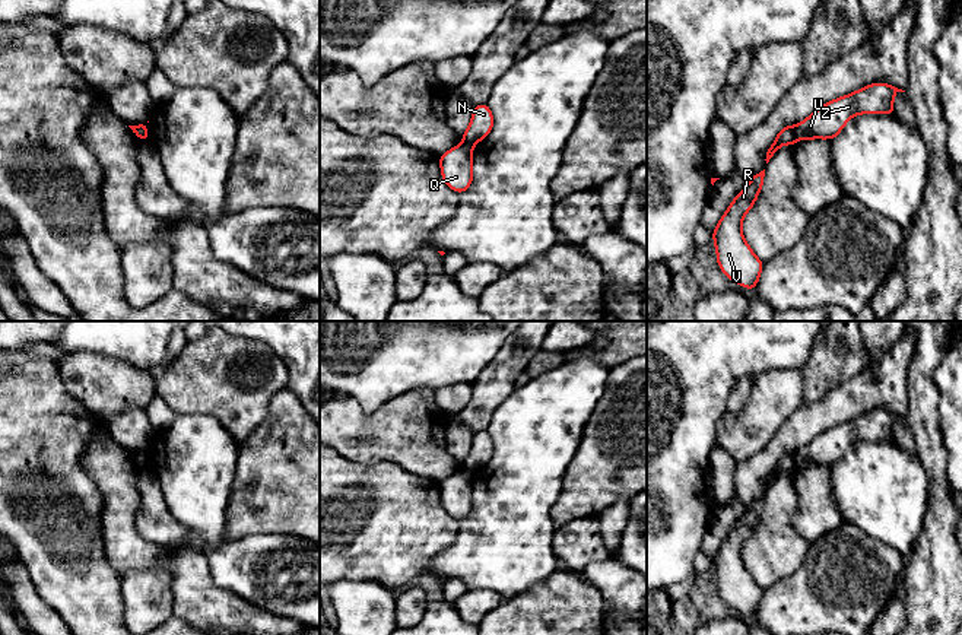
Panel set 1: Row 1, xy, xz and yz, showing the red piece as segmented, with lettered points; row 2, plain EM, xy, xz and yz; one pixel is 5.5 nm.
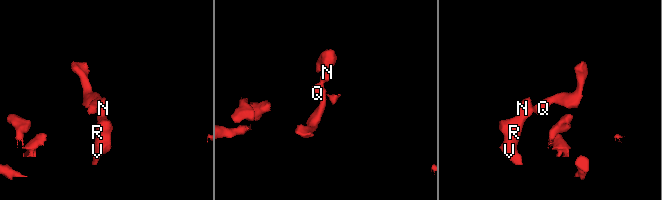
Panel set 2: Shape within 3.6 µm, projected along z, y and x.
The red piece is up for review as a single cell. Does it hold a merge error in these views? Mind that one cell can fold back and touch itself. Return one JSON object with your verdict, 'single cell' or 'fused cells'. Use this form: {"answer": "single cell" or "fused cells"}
{"answer": "fused cells"}

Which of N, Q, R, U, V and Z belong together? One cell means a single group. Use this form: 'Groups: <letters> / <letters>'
Groups: N R V / Q U Z

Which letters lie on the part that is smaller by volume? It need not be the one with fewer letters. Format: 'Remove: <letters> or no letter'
Remove: Q, U, Z

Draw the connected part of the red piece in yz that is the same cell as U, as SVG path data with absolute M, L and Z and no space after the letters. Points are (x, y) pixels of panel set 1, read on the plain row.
M871 410L850 422L836 425L799 450L799 466L835 466L847 448L857 441L895 442L893 423L896 419L905 417L893 412Z

